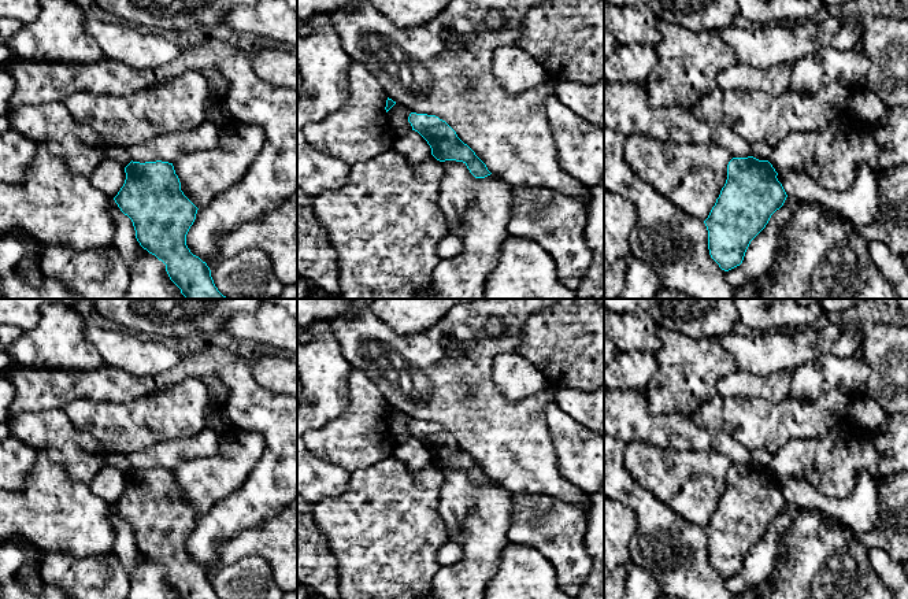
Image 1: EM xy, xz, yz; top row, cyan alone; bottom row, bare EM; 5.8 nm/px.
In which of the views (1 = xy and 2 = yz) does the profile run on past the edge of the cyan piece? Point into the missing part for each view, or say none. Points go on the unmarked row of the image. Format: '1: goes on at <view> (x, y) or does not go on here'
1: does not go on here
2: does not go on here

